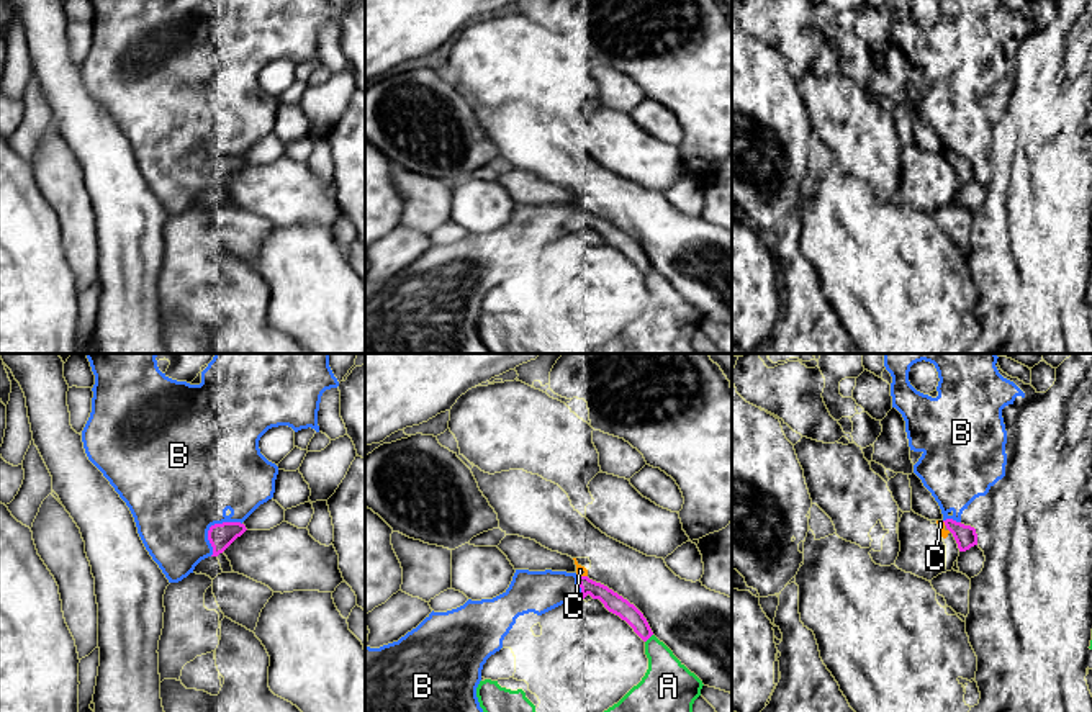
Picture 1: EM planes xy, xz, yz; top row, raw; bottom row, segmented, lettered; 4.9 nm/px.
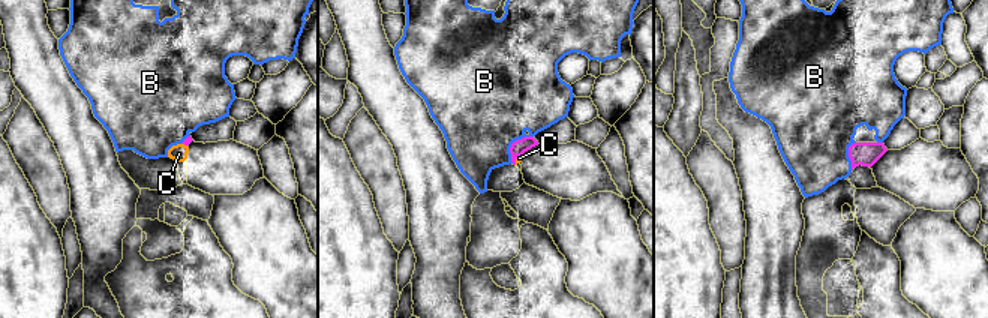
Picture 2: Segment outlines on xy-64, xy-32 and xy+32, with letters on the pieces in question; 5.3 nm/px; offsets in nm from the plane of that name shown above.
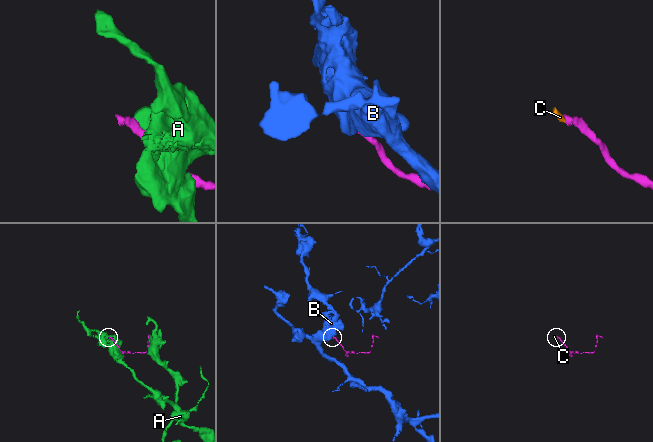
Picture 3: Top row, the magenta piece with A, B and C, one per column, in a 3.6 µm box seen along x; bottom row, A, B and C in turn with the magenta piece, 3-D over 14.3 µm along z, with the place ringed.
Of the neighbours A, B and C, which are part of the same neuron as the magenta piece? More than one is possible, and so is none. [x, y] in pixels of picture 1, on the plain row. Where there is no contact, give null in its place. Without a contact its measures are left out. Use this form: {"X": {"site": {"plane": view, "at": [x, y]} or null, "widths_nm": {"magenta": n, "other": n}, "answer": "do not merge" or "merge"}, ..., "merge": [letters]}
{"A": {"site": {"plane": "xz", "at": [649, 270]}, "widths_nm": {"magenta": 90, "other": 240}, "answer": "do not merge"}, "B": {"site": {"plane": "xy", "at": [210, 161]}, "widths_nm": {"magenta": 120, "other": 500}, "answer": "do not merge"}, "C": {"site": {"plane": "xz", "at": [580, 208]}, "widths_nm": {"magenta": 90, "other": 50}, "answer": "merge"}, "merge": ["C"]}

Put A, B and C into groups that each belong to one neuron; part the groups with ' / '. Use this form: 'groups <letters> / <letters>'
groups A / B / C

